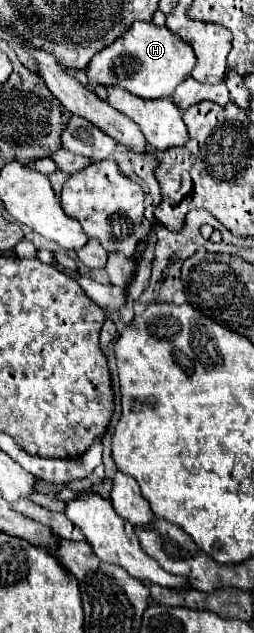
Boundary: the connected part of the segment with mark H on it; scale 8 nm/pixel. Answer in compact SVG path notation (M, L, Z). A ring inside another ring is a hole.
M132 24L132 28L116 40L116 44L110 44L90 60L86 76L90 86L116 86L138 98L164 98L172 96L176 86L190 76L194 64L196 58L192 48L188 48L188 44L174 36L166 26Z

